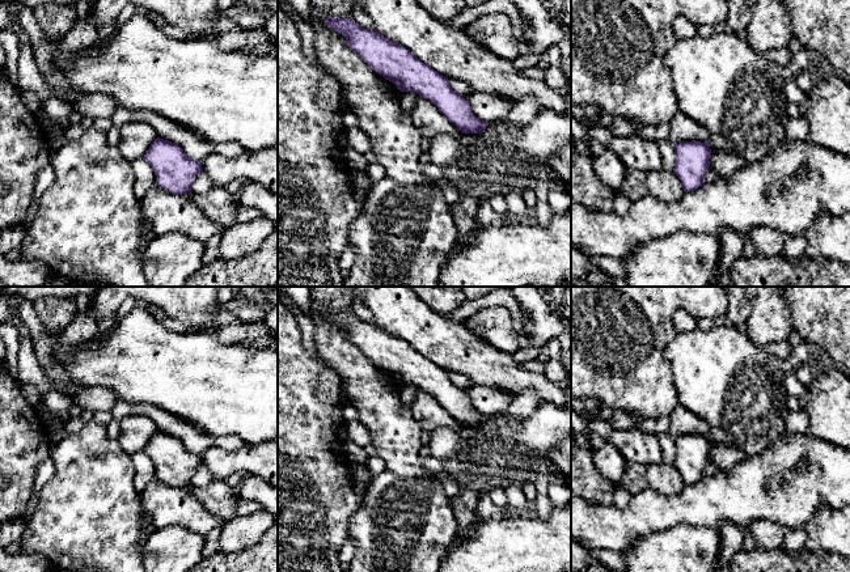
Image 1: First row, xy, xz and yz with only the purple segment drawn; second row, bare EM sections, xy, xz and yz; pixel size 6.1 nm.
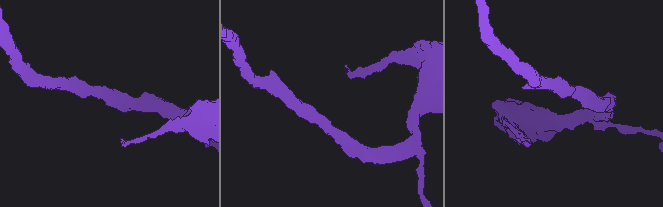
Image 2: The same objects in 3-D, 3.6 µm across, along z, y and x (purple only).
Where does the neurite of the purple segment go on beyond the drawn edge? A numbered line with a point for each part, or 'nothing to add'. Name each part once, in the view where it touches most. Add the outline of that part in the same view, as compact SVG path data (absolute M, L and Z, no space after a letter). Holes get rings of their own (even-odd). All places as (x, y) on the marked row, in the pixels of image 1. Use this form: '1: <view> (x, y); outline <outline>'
nothing to add

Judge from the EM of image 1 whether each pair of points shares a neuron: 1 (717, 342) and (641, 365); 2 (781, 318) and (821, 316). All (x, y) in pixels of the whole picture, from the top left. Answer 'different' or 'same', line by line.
1: different
2: different

